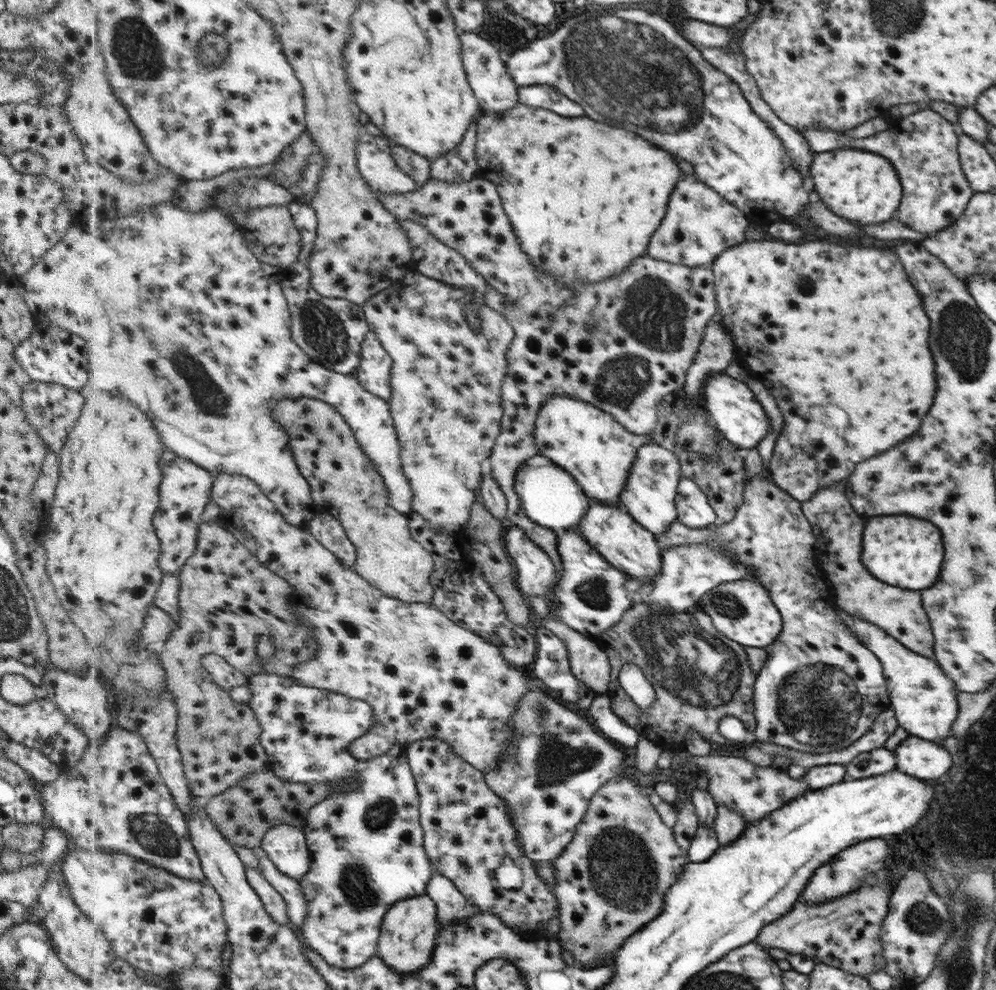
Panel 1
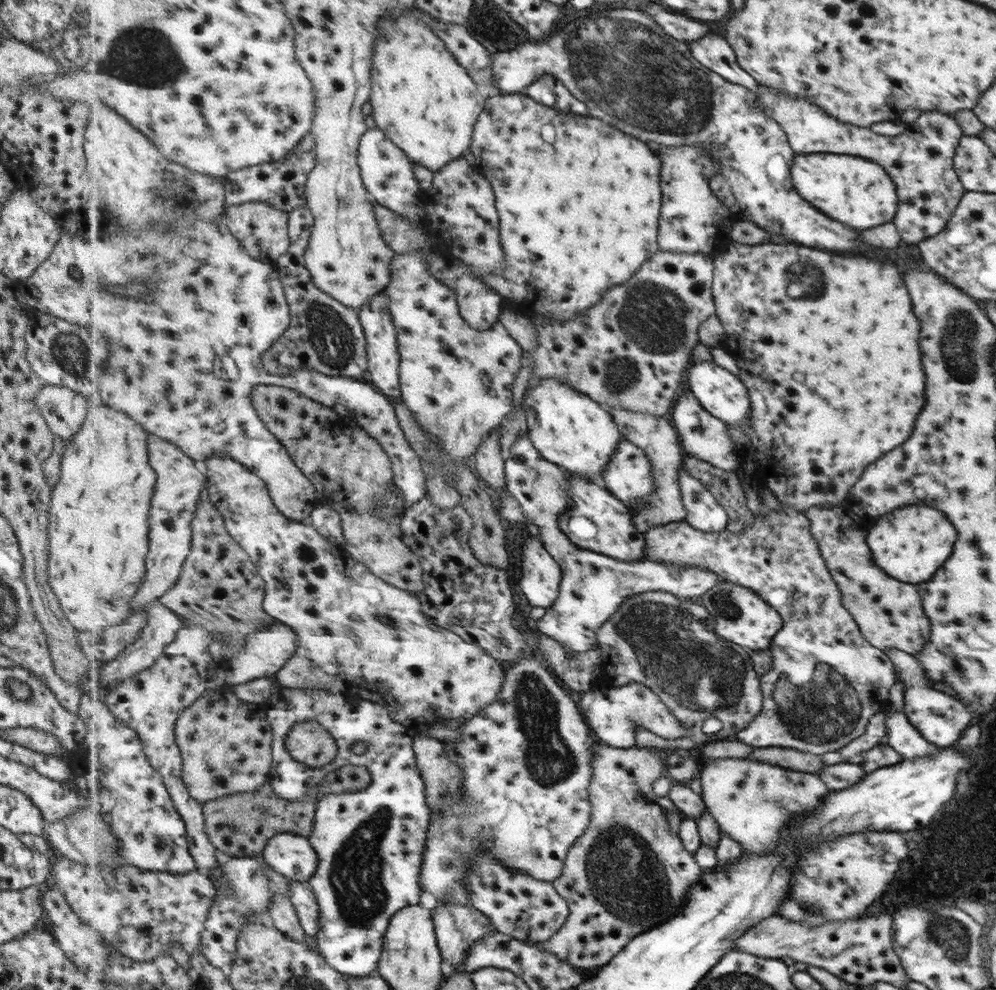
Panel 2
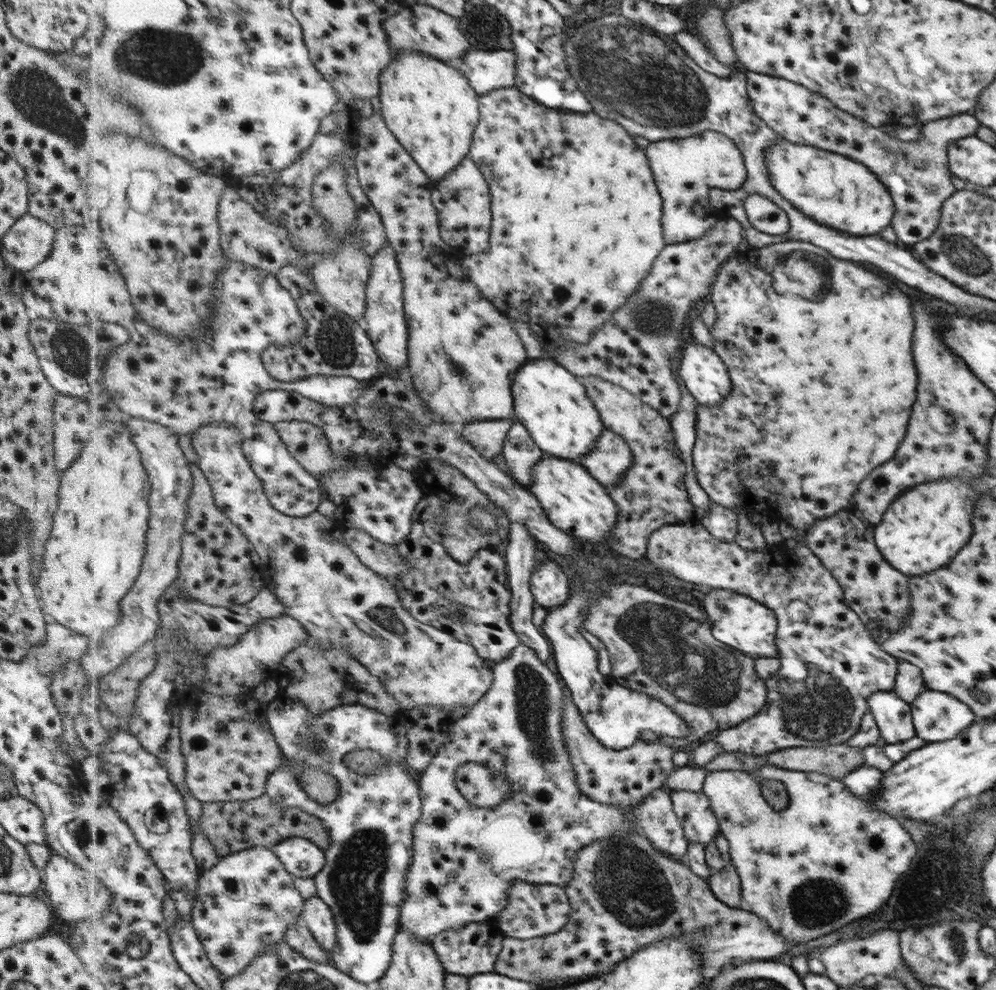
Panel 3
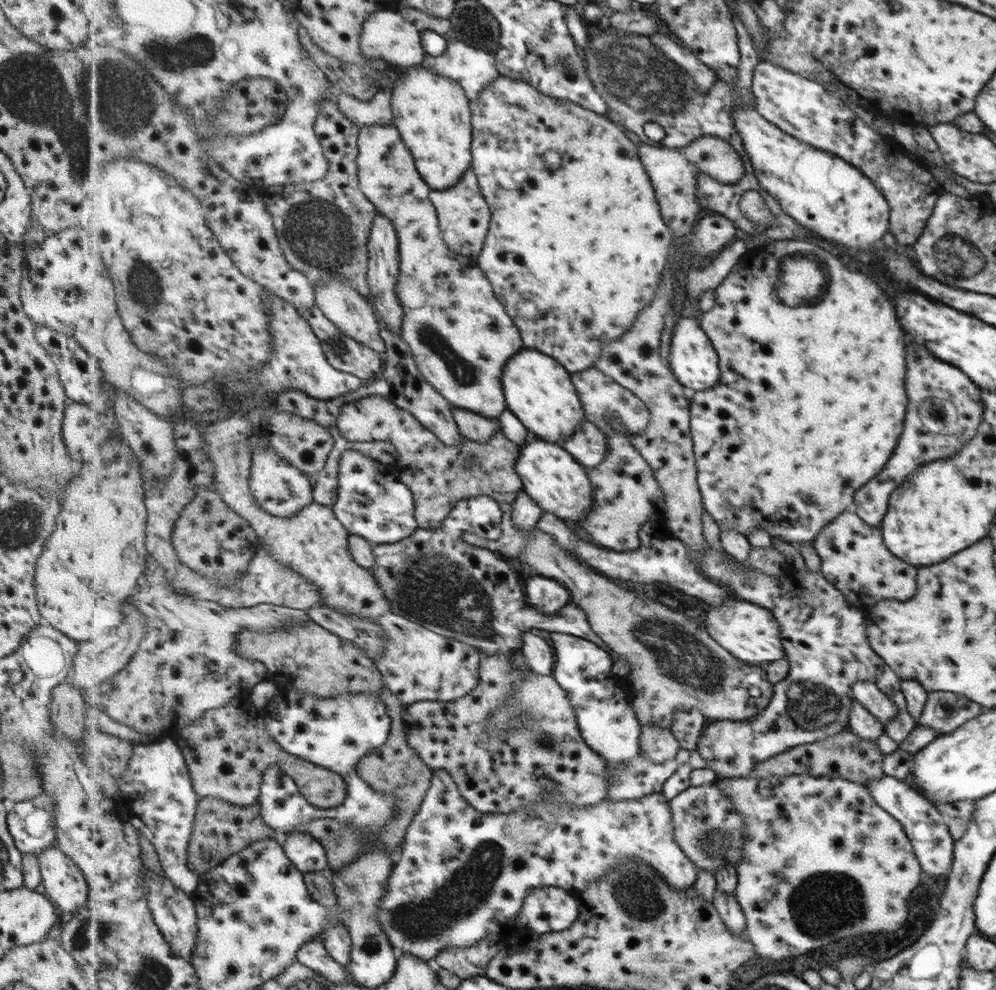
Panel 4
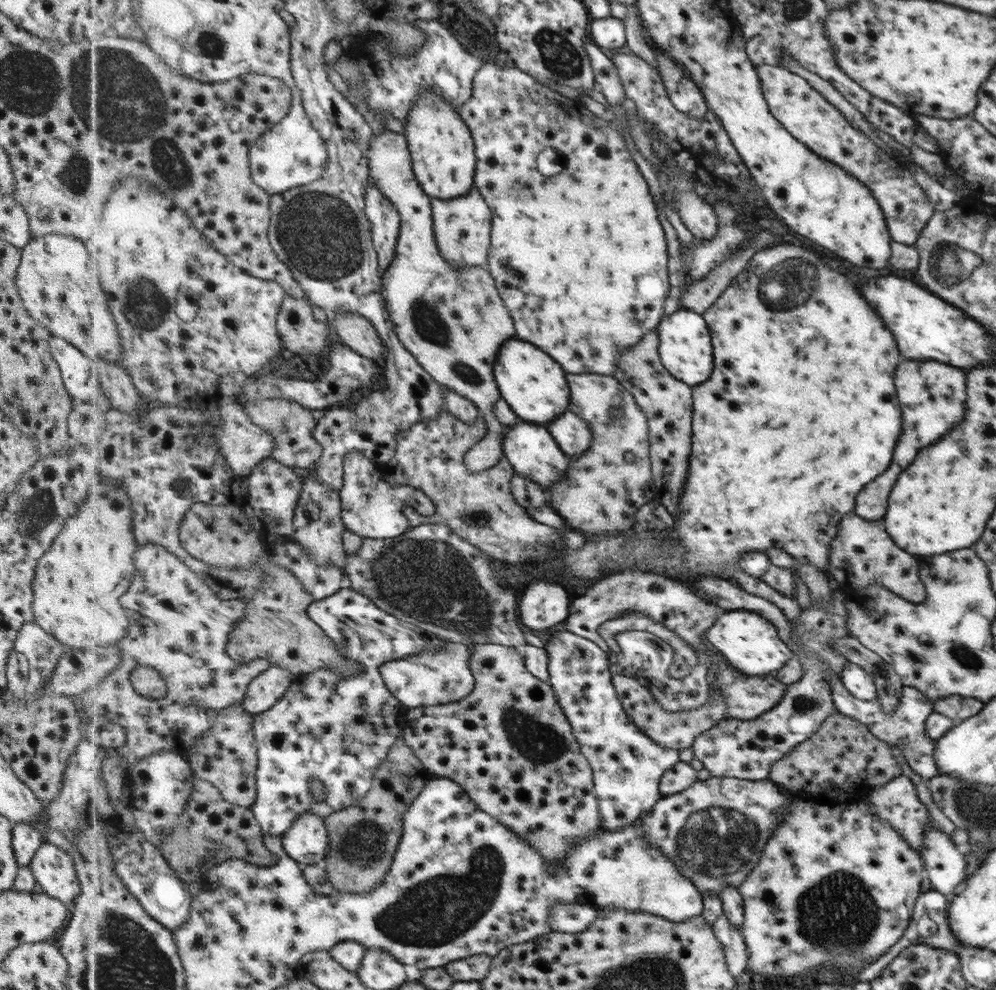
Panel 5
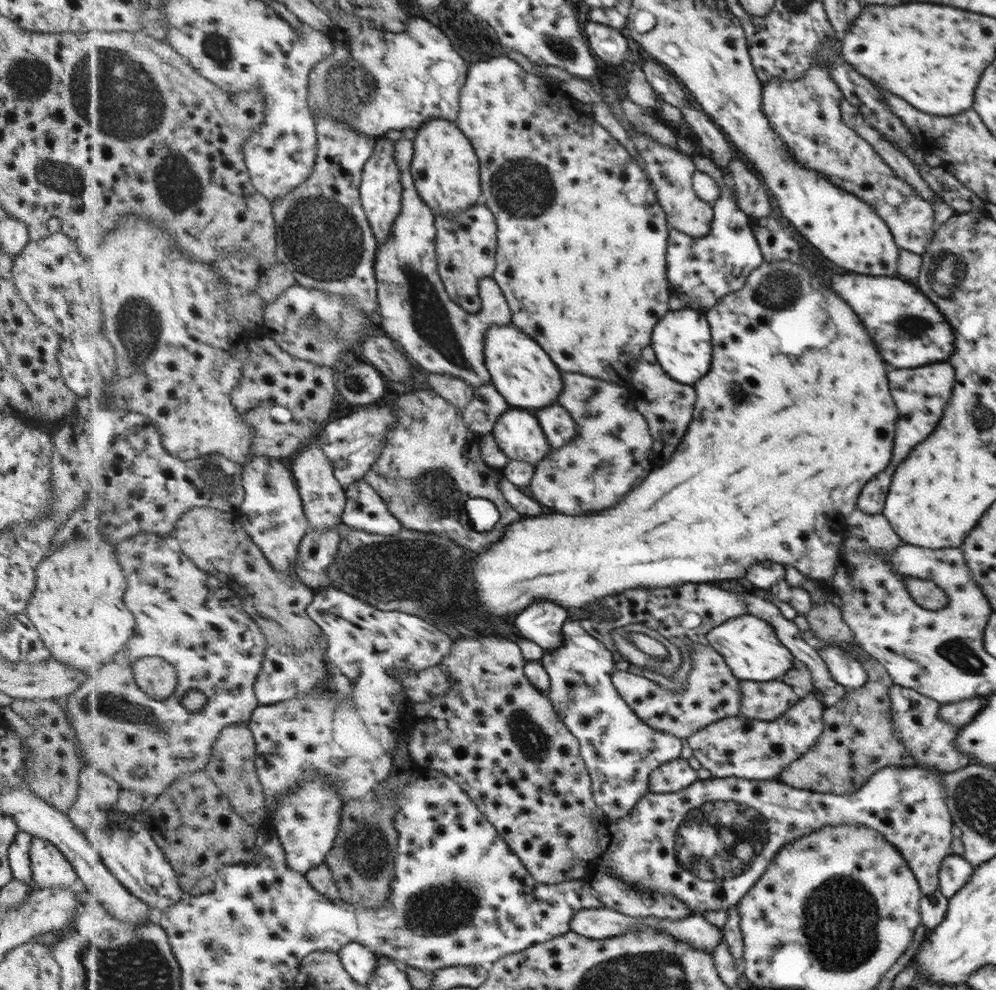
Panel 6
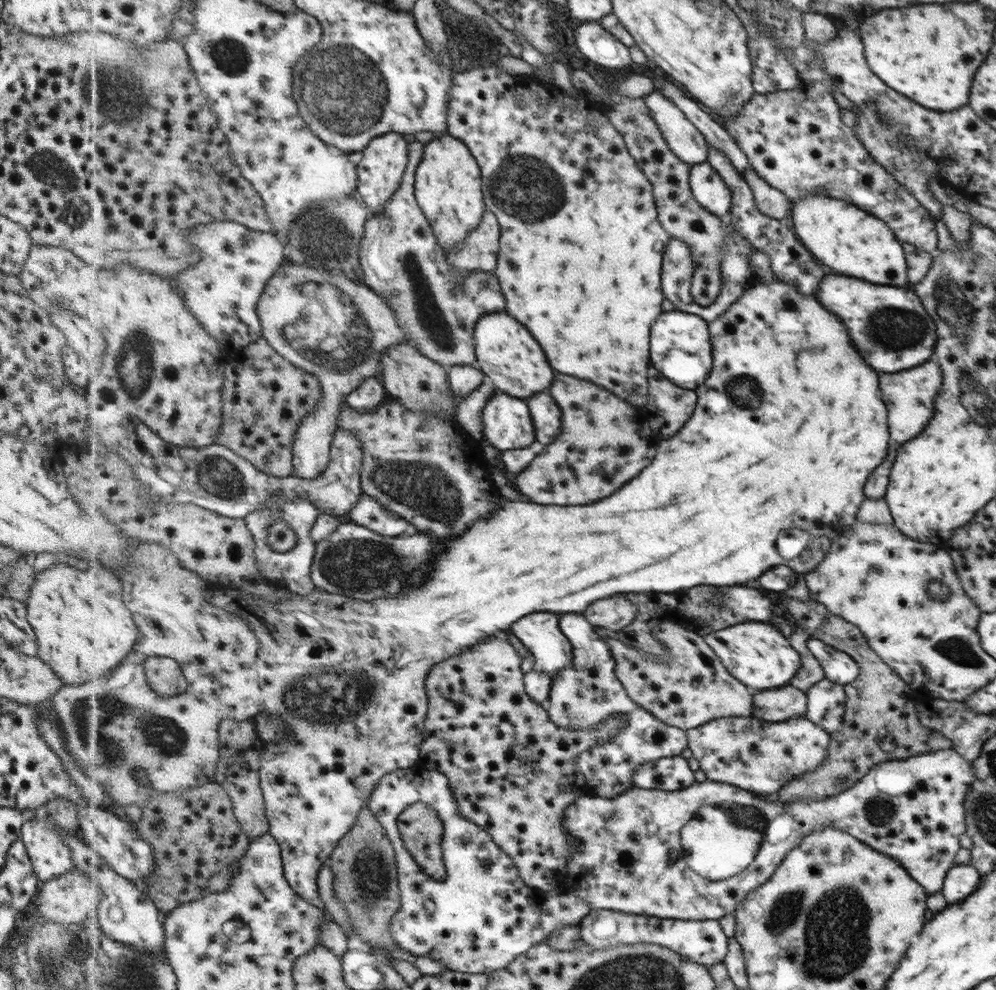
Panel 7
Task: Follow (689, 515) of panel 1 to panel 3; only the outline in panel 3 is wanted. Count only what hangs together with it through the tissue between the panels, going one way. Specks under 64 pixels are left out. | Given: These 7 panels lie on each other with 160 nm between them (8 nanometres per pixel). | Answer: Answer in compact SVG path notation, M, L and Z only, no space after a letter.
M712 502L709 512L704 514L704 517L697 518L696 521L701 522L720 541L736 542L739 515L730 507Z

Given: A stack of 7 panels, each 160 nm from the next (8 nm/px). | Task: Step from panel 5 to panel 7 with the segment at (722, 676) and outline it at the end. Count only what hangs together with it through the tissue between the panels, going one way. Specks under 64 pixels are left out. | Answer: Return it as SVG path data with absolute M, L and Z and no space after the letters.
M793 686L773 688L765 692L754 691L755 709L753 717L769 722L784 721L805 717L807 712L807 693Z

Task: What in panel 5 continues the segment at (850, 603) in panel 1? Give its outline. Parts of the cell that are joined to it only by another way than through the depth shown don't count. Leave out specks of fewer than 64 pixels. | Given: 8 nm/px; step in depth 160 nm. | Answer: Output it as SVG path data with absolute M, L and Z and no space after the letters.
M855 511L848 512L839 521L838 532L831 542L829 554L832 579L842 589L857 590L876 582L889 589L889 592L896 593L897 598L904 602L921 602L925 598L915 556L894 545L881 520L868 521L857 516Z

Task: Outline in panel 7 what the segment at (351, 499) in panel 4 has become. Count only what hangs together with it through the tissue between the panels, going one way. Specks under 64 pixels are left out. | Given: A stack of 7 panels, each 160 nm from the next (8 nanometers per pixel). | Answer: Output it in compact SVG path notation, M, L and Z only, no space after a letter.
M362 494L361 502L353 507L349 520L355 524L365 525L373 532L383 536L400 537L405 532L415 532L417 528L401 515L389 510L385 505L367 494Z

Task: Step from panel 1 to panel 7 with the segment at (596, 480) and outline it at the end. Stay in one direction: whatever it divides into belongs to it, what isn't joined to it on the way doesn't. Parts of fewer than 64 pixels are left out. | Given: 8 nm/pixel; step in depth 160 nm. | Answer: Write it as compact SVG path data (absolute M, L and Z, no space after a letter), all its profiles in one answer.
M507 311L486 314L476 326L478 364L501 392L528 400L553 384L555 370L551 368L543 348L531 332Z

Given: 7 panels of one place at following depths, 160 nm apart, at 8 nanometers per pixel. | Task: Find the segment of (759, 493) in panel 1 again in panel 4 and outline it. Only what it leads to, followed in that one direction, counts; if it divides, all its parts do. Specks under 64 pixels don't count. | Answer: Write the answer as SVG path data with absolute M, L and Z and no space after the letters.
M709 547L708 555L703 558L703 562L698 564L699 572L703 573L705 576L709 577L711 580L722 584L723 586L728 586L731 588L741 599L745 601L752 602L753 604L760 605L761 608L769 609L772 615L776 617L779 622L779 635L781 636L781 643L784 649L784 658L788 662L787 674L776 683L772 683L772 699L770 700L768 706L761 711L759 714L753 716L752 719L747 721L737 721L737 720L719 720L708 723L707 727L704 729L704 735L700 738L698 744L698 750L700 755L705 758L708 762L708 766L711 770L714 770L719 778L730 778L730 779L744 779L745 777L753 777L752 772L755 770L757 764L763 763L764 760L771 759L772 756L779 755L780 752L787 751L793 747L797 747L800 744L809 744L815 742L816 740L821 740L822 738L827 738L833 734L837 734L845 730L848 726L848 714L852 710L852 684L856 683L858 680L871 680L873 675L879 674L882 671L882 666L884 666L884 660L877 656L876 652L873 652L871 645L868 643L867 637L867 623L863 611L859 610L858 607L851 606L848 600L845 600L843 593L837 589L830 581L825 580L825 577L820 572L809 572L809 570L803 570L799 574L799 578L796 579L794 574L792 574L789 567L784 569L783 575L778 577L767 576L765 573L759 572L755 568L751 567L748 573L741 572L741 567L743 564L750 566L747 562L739 562L729 555L729 558L723 558L723 553L719 552L716 548Z

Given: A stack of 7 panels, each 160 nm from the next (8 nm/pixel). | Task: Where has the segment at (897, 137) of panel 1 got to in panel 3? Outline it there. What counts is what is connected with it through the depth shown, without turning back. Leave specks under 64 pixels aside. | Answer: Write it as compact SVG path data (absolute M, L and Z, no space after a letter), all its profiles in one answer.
M748 71L748 93L753 101L754 112L769 128L772 128L782 139L792 141L793 144L804 144L813 148L819 148L827 152L849 157L851 160L860 161L866 165L888 188L891 194L894 213L889 225L896 234L899 242L909 247L916 242L927 238L937 228L940 217L940 208L944 200L956 191L953 186L950 171L947 166L946 146L954 140L975 135L980 121L971 113L961 113L944 119L917 124L918 139L905 142L895 137L890 137L878 126L867 124L859 117L853 116L847 111L837 109L830 101L819 93L805 88L793 81L784 80L781 77L767 76L765 73Z

